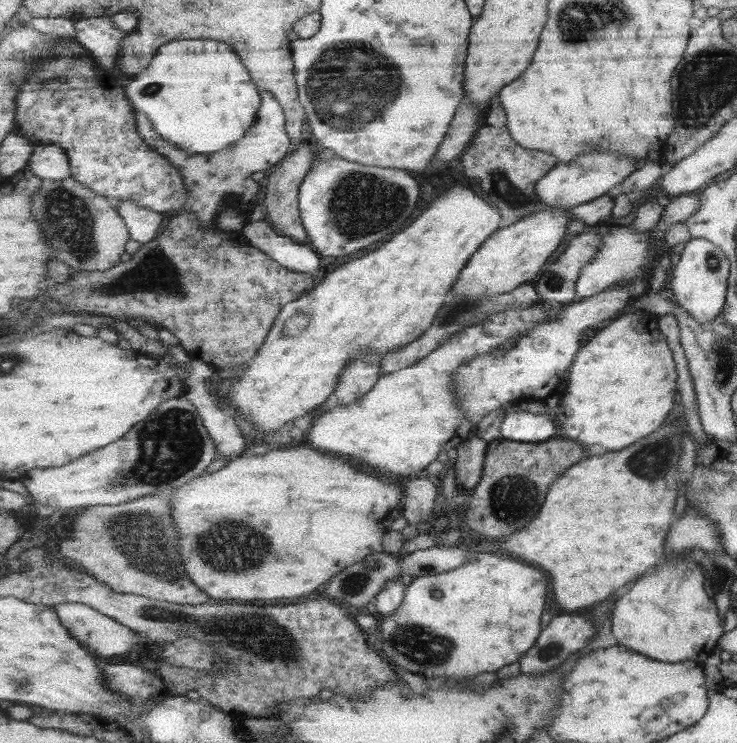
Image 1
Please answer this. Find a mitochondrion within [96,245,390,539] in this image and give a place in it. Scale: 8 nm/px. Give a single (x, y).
(170, 445)

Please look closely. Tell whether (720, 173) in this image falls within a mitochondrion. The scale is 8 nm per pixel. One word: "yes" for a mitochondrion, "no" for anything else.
no

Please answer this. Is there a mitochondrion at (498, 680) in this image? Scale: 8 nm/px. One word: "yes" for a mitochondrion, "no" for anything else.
no

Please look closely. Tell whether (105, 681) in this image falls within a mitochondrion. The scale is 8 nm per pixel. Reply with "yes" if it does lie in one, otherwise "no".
no

